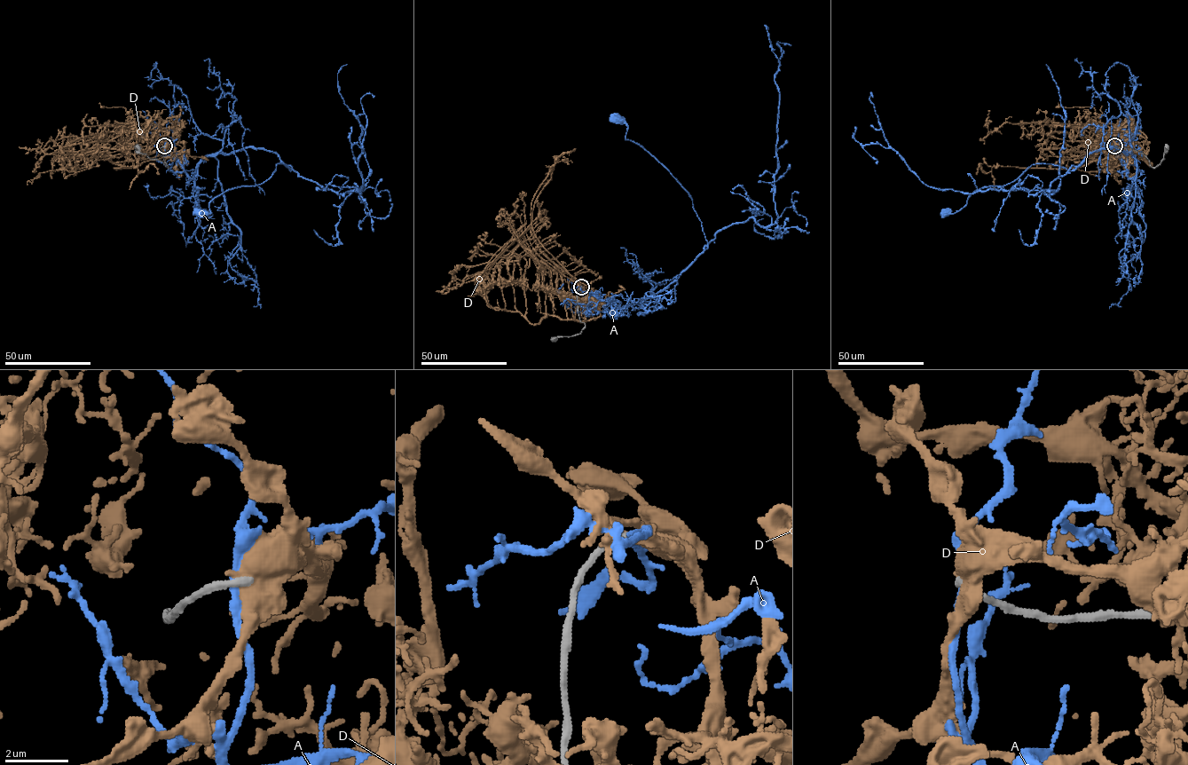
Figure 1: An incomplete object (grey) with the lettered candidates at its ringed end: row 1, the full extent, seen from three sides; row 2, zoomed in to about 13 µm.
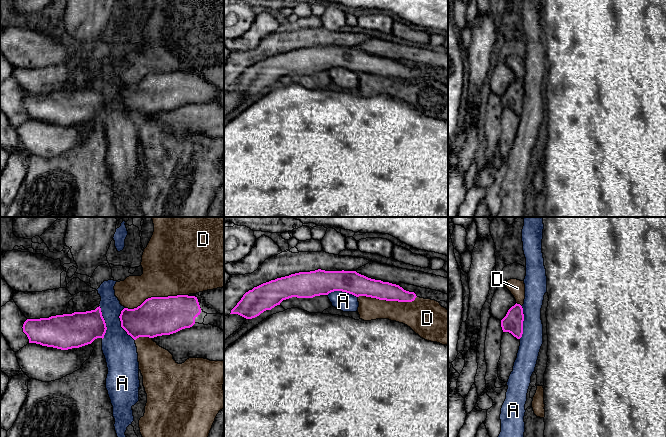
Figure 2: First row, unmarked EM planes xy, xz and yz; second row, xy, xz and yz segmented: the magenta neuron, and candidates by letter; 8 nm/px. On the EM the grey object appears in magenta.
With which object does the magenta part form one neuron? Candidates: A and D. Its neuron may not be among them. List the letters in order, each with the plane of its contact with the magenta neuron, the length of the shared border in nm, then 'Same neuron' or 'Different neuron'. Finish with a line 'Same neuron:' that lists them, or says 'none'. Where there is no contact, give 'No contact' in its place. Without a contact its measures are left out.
A: Touches magenta in xy. Shared border 280 nm. Different neuron
D: Touches magenta in xy. Shared border 500 nm. Different neuron
Same neuron: none

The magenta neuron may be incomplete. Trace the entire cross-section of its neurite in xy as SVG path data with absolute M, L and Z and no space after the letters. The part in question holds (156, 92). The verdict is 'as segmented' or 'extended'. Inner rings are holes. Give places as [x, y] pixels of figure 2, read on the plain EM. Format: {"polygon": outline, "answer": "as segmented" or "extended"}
{"polygon": "M224 63L189 71L151 73L137 84L124 84L119 94L121 103L136 116L190 104L202 87L224 90Z", "answer": "extended"}

